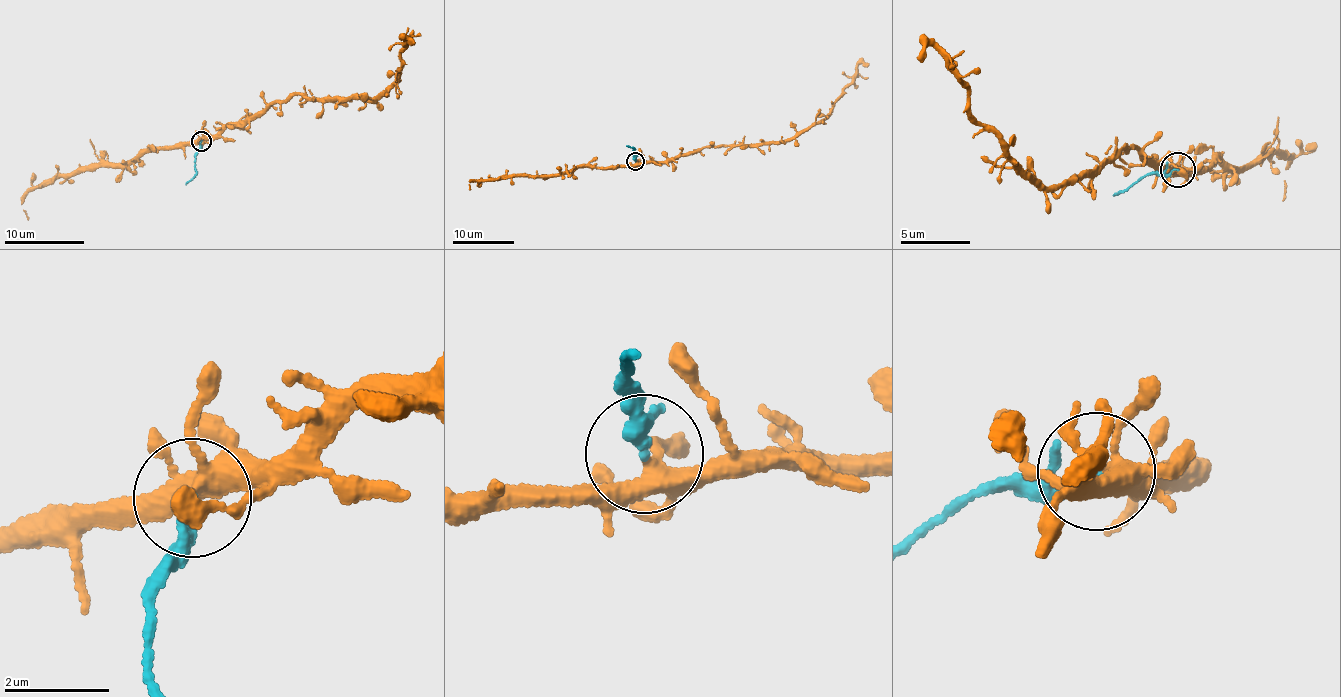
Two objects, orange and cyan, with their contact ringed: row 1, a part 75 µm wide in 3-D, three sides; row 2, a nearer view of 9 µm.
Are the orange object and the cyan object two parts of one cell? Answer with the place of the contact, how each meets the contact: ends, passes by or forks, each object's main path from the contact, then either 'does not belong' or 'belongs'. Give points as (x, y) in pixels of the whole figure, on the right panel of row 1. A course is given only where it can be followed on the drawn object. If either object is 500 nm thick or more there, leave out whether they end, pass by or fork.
at (1177, 169); orange forks there; cyan ends there; orange runs (1178, 170), (1168, 174), (1121, 149), (1092, 180), (1058, 191), (972, 115), (969, 82), (936, 47), (917, 59); cyan runs (1178, 170), (1146, 172), (1114, 197); does not belong

